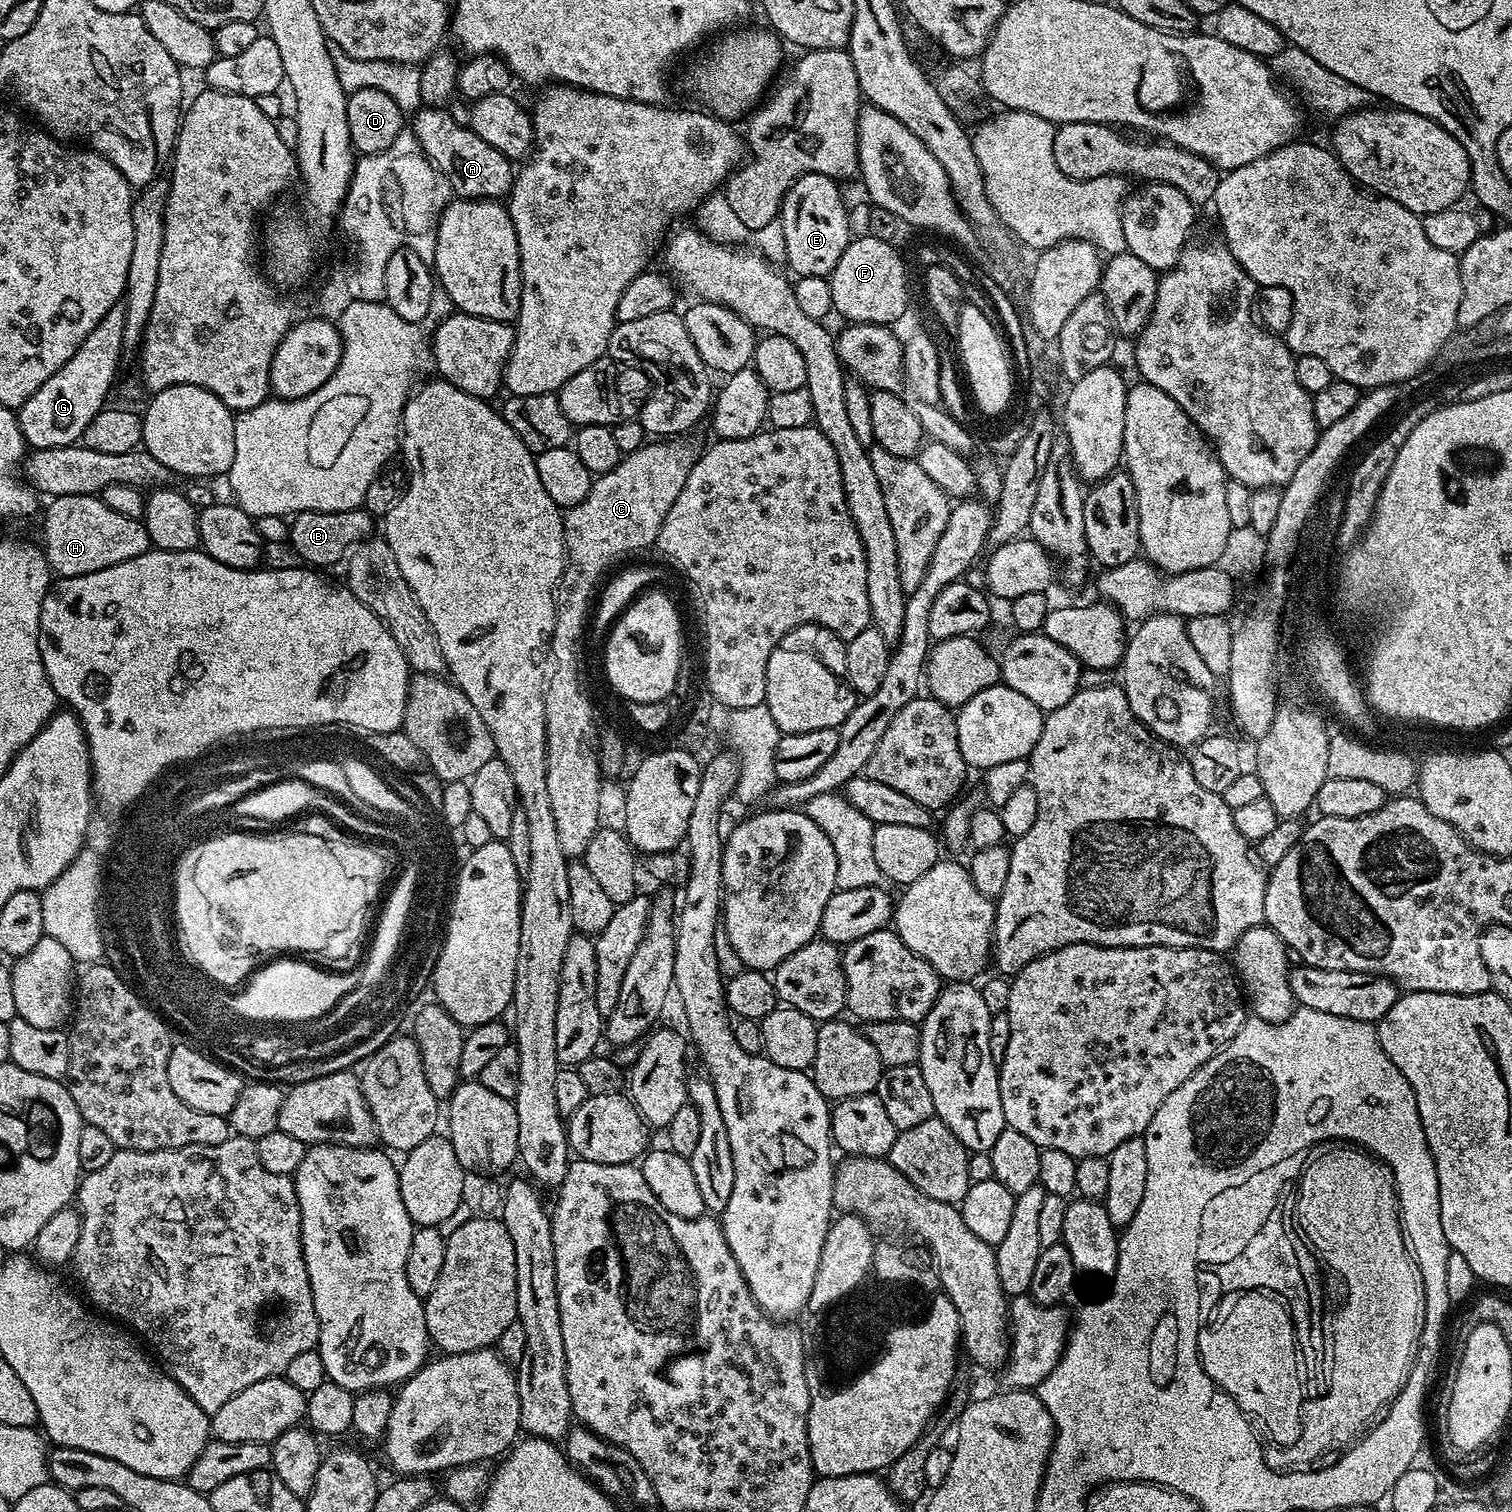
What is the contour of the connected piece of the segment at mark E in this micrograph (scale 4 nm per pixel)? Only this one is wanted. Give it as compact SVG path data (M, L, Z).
M806 172L790 185L780 204L778 219L786 238L784 258L796 276L831 276L834 266L838 266L838 258L842 258L842 250L846 250L850 239L850 208L844 205L840 187L826 174Z

